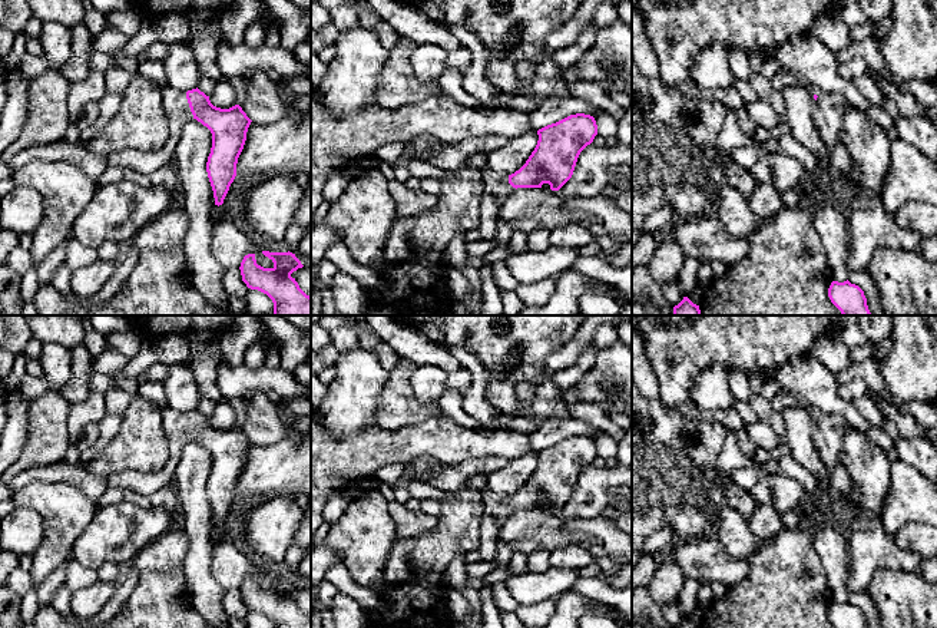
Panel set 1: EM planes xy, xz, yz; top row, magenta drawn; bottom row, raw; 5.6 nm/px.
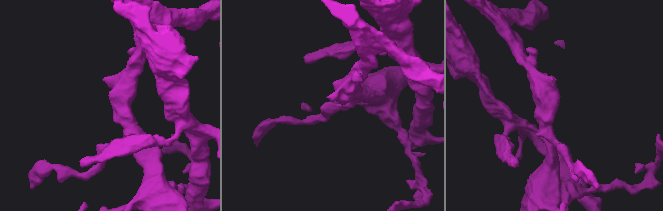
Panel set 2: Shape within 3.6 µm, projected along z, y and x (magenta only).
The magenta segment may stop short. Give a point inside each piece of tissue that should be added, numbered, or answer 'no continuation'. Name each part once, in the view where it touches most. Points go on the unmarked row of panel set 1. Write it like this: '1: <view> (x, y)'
1: xy (176, 430)

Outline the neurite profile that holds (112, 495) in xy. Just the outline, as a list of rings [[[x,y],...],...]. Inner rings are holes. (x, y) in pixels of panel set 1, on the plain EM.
[[[110,485],[106,487],[103,495],[100,496],[100,500],[97,502],[99,508],[116,505],[125,500],[125,489]]]

